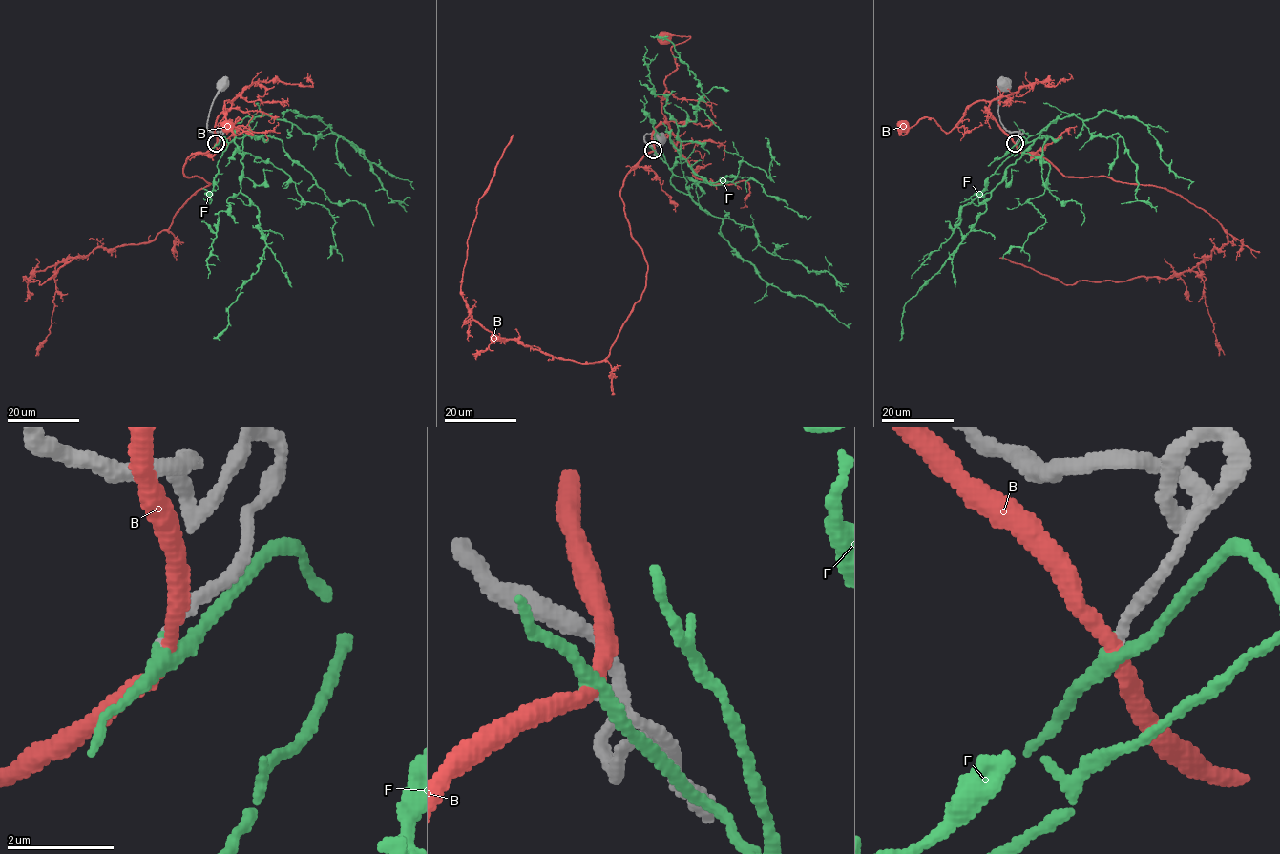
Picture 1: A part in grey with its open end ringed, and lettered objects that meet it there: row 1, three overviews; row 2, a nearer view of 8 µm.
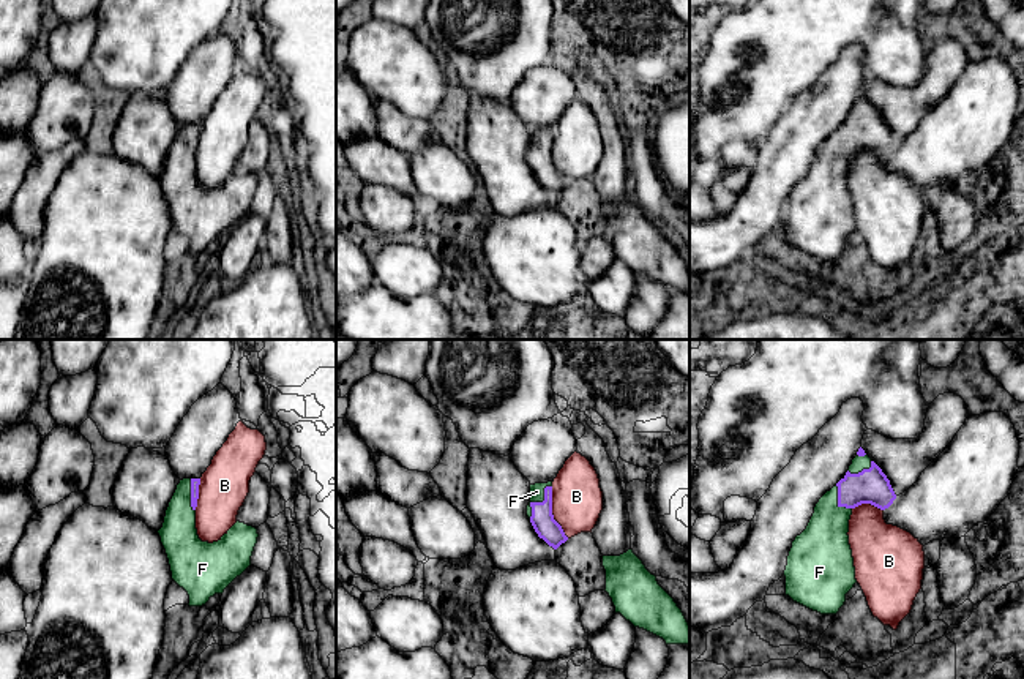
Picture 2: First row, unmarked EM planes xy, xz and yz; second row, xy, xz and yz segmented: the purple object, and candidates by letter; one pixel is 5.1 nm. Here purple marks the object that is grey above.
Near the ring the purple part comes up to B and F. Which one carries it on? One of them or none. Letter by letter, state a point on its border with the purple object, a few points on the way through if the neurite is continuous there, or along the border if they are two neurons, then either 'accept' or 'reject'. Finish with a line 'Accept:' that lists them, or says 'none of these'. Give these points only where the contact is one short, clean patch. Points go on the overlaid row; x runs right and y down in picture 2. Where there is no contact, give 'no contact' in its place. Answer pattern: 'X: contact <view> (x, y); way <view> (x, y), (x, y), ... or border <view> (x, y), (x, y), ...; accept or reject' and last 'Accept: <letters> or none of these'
B: contact xz (551, 512); border xz (551, 487), (553, 518), (568, 537); reject
F: contact xz (538, 502); way xz (541, 518), (538, 502), (537, 491); accept
Accept: F

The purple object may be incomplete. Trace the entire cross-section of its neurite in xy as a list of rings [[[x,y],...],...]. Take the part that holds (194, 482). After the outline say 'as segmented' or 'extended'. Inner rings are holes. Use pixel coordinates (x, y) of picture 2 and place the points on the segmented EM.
[[[183,478],[158,531],[172,580],[189,595],[189,606],[205,605],[249,565],[257,529],[237,521],[218,542],[202,542],[196,529],[200,478]]]; extended

